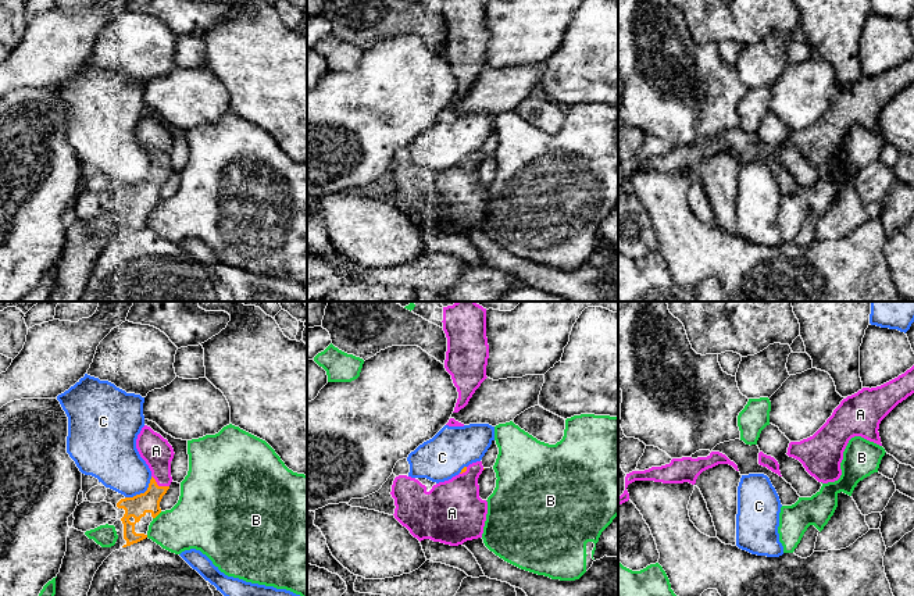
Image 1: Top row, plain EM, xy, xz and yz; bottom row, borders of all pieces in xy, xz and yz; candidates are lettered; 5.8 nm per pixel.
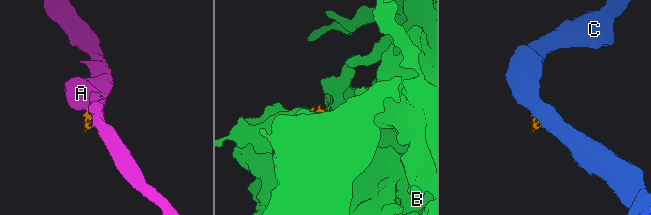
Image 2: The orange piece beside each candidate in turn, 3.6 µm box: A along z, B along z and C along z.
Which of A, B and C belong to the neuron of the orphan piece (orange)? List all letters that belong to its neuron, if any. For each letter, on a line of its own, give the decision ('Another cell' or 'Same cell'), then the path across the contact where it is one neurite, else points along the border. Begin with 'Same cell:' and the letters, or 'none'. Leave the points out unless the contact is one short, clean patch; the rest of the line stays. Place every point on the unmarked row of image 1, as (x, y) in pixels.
Same cell: A
A: Same cell
B: Another cell
C: Another cell

